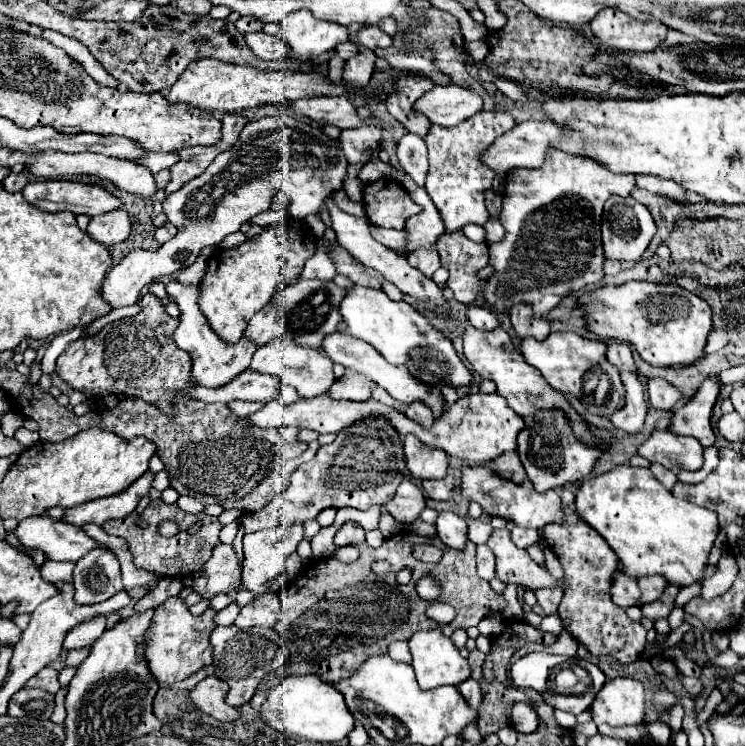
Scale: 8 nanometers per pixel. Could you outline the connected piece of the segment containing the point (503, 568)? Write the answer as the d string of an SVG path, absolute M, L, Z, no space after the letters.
M497 529L491 533L487 545L495 553L497 559L497 579L513 585L521 585L527 589L541 589L541 587L553 587L555 579L551 573L543 567L539 567L525 549L519 549L507 529Z

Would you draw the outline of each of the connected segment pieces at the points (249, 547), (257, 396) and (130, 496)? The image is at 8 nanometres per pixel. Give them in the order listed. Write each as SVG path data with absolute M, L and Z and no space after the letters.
M303 525L291 527L289 531L285 531L283 527L277 527L277 529L265 529L245 534L243 537L242 586L256 596L269 593L267 587L269 581L285 571L285 559L297 549L301 539L303 539Z
M245 369L225 387L191 387L185 395L189 399L213 401L213 403L231 403L235 399L243 401L271 401L279 393L279 379L273 375L265 375L253 369Z
M147 471L145 475L141 475L141 479L137 479L137 483L133 483L121 495L111 495L109 499L87 501L87 503L65 509L65 515L61 517L61 521L75 525L75 527L83 527L87 523L103 525L109 519L125 517L125 515L133 513L137 503L141 501L141 497L145 497L149 493L151 483L153 483L153 473Z

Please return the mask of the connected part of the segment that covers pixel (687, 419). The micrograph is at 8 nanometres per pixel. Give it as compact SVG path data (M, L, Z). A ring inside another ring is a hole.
M715 377L707 379L689 403L675 409L669 431L673 431L675 435L679 433L679 435L695 437L703 447L711 447L715 441L715 433L711 431L709 417L711 417L715 399L719 395L719 387L721 383Z

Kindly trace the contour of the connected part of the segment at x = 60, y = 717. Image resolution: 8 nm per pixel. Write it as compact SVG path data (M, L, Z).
M63 685L61 691L55 695L55 711L53 711L53 717L51 717L51 721L57 723L57 725L63 725L63 721L65 721L65 709L63 709L65 695L67 695L67 687Z

